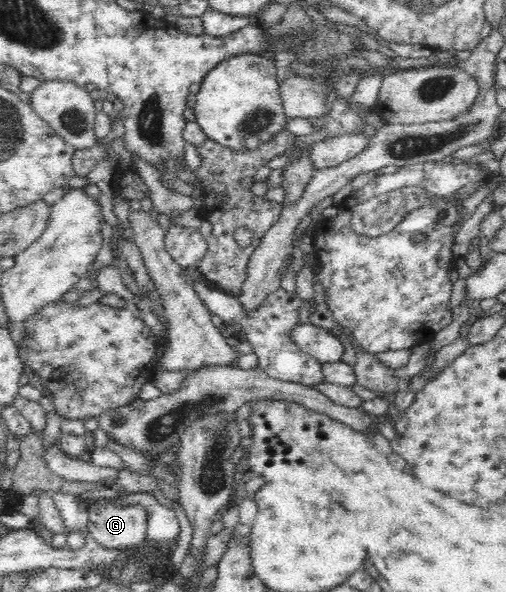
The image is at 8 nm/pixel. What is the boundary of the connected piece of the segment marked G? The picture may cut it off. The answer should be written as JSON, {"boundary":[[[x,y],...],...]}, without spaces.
{"boundary":[[[102,498],[88,507],[88,517],[89,532],[105,548],[130,548],[146,542],[149,515],[143,505],[111,503]]]}

